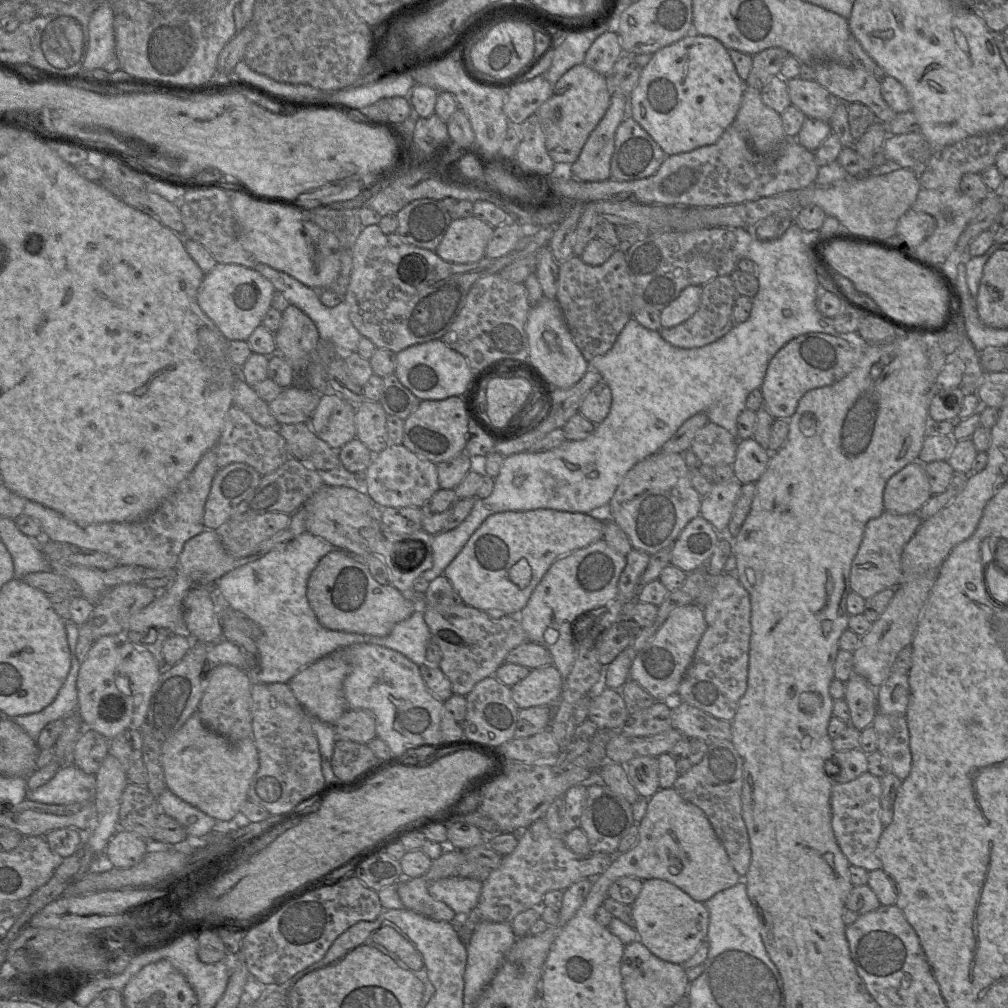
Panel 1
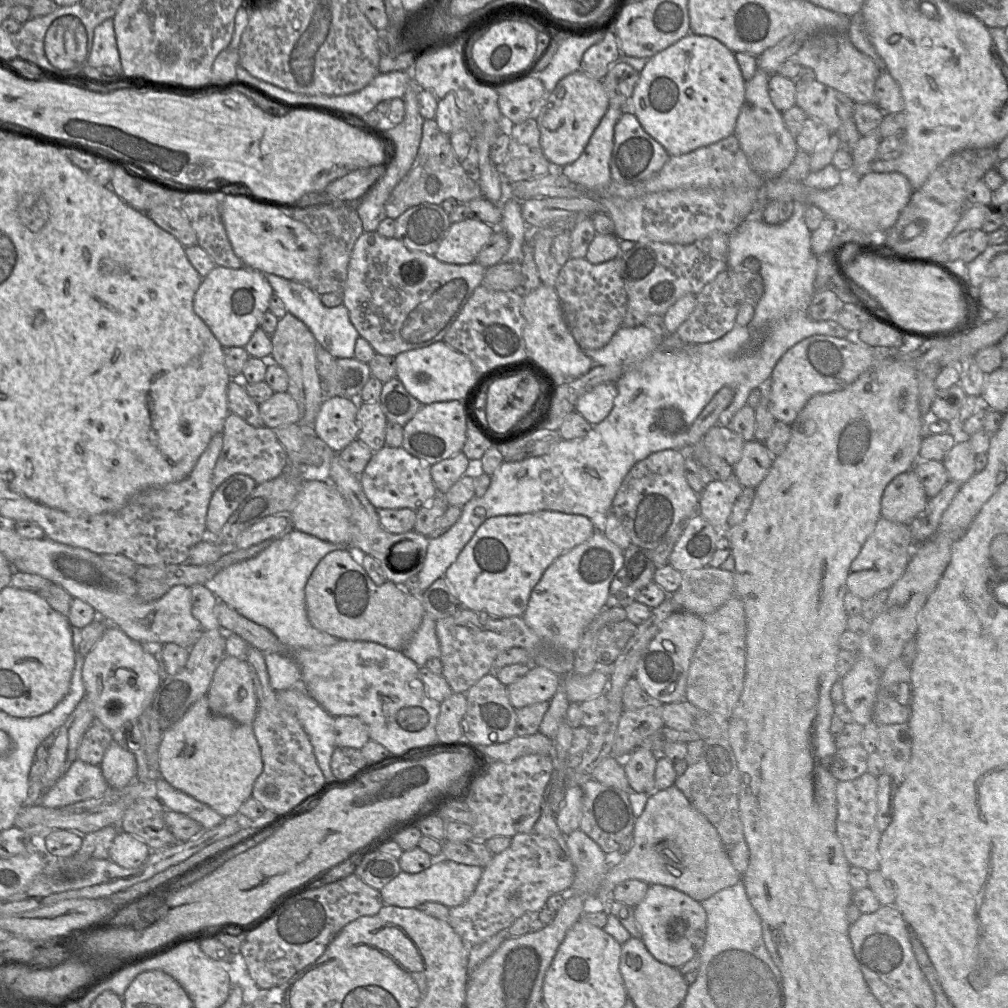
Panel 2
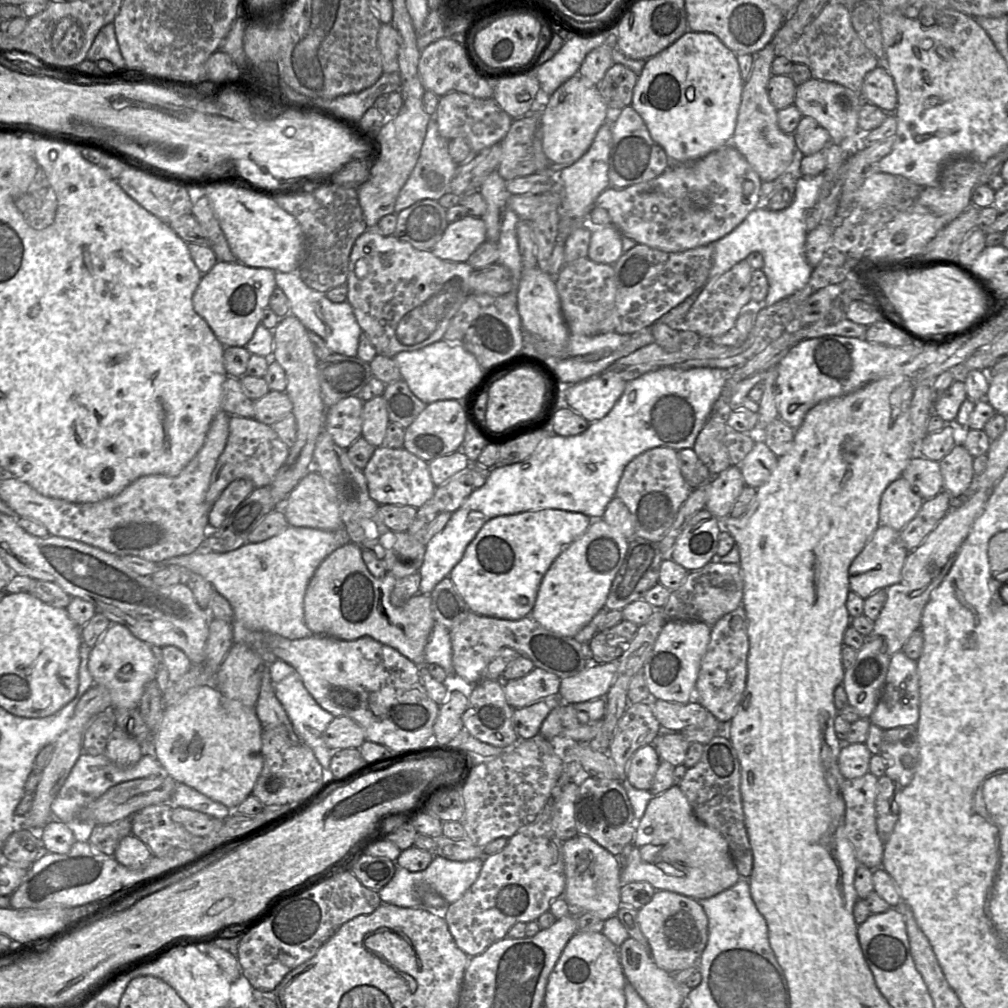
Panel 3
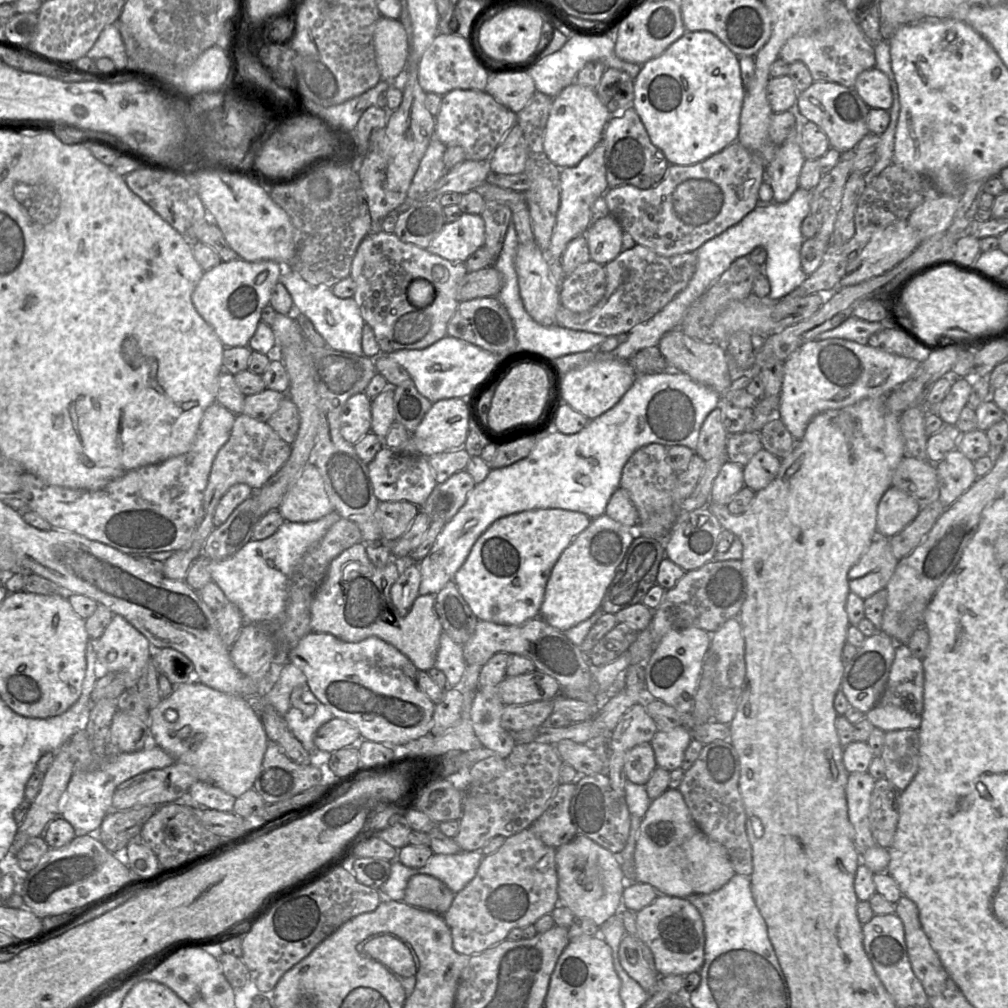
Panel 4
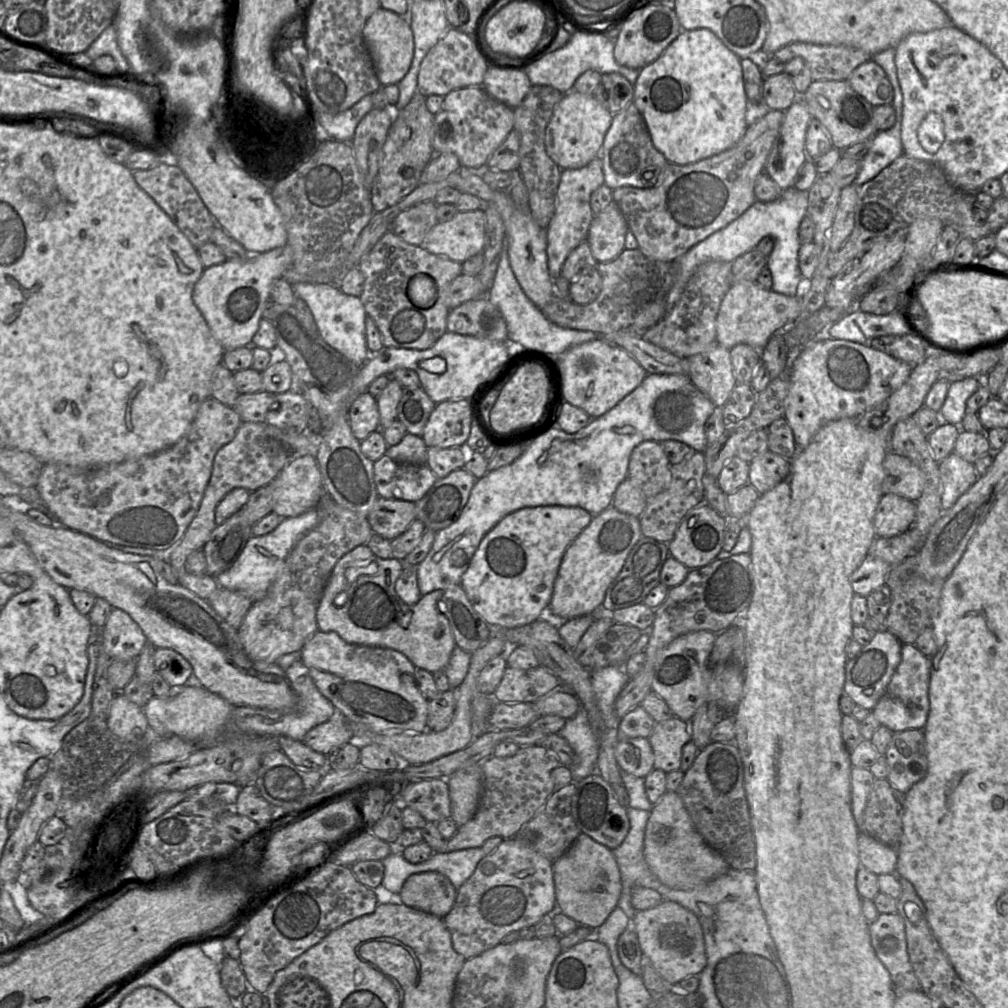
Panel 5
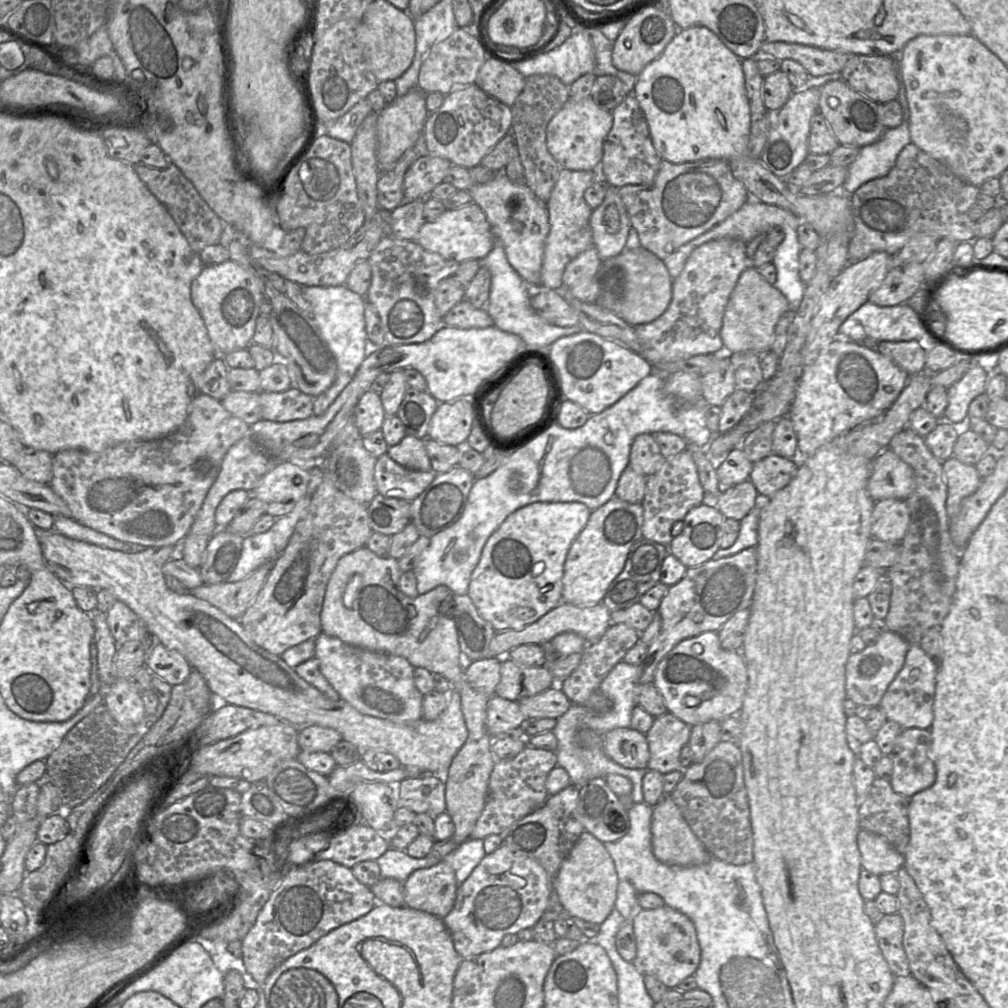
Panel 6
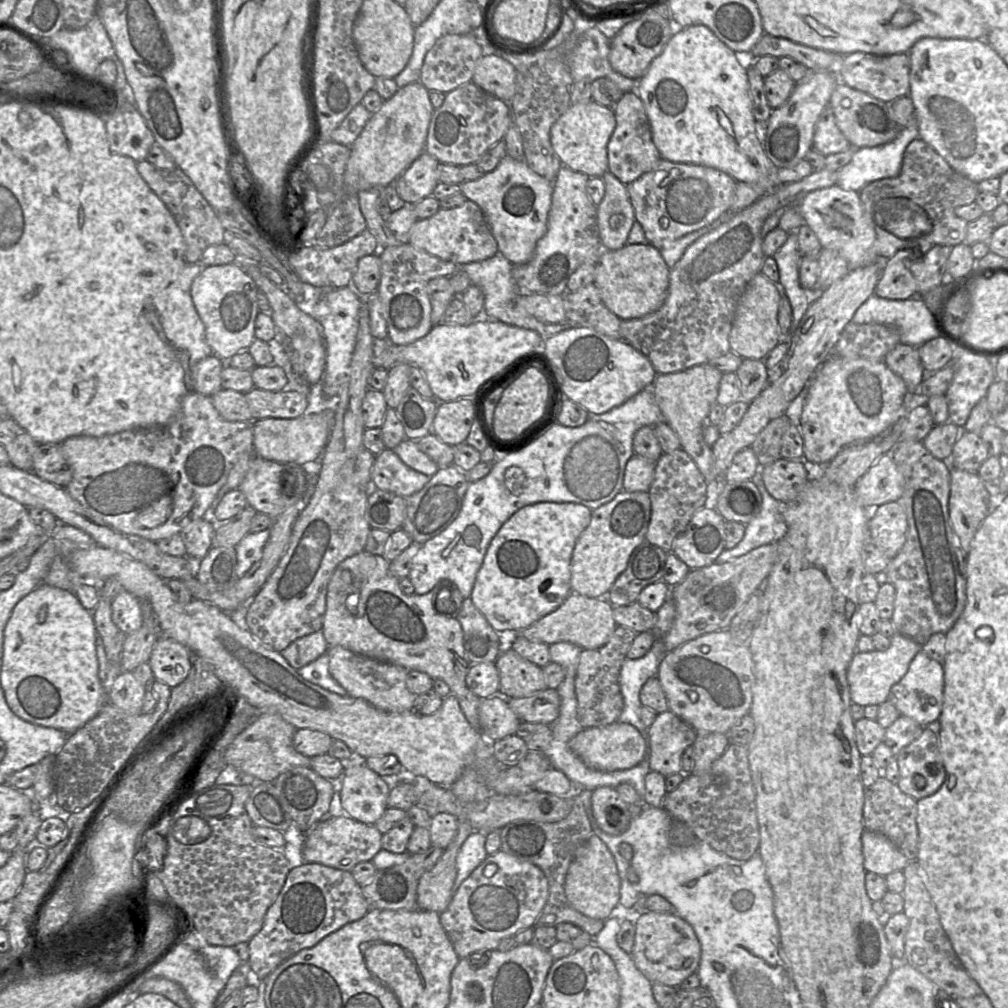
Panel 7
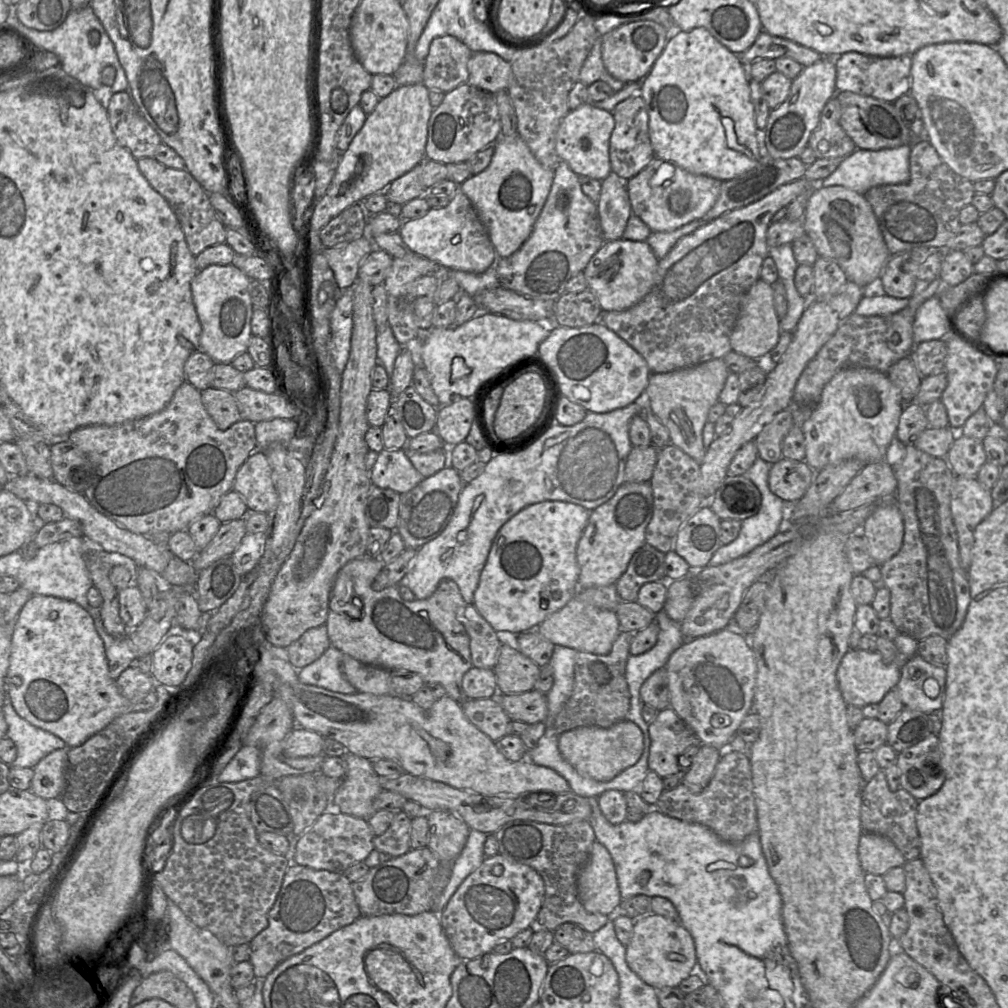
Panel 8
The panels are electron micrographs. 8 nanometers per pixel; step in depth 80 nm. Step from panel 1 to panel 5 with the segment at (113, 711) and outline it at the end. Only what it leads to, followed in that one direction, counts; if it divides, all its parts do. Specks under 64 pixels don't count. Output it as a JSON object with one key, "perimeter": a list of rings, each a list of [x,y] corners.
{"perimeter":[[[119,608],[112,609],[100,634],[101,647],[110,660],[137,659],[148,642],[141,627],[127,612]]]}

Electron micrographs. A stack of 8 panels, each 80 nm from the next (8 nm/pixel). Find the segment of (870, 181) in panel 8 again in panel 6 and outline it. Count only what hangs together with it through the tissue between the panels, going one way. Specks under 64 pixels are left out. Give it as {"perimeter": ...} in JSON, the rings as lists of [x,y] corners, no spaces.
{"perimeter":[[[893,53],[888,56],[894,58],[898,69],[899,93],[896,98],[903,110],[903,121],[896,128],[886,129],[883,135],[874,143],[866,145],[860,149],[857,158],[848,166],[848,176],[842,186],[842,192],[852,195],[860,186],[873,179],[881,178],[891,171],[894,167],[897,157],[902,149],[911,143],[909,132],[909,106],[906,99],[906,89],[901,74],[899,73],[899,53]]]}

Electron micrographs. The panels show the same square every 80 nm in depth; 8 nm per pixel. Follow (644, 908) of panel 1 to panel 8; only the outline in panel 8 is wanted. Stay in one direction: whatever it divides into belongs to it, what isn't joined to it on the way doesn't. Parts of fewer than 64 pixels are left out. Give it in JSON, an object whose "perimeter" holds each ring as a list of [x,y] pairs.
{"perimeter":[[[645,915],[633,920],[633,934],[626,946],[626,962],[629,968],[657,990],[678,987],[697,968],[695,943],[690,932],[679,921],[662,915]]]}

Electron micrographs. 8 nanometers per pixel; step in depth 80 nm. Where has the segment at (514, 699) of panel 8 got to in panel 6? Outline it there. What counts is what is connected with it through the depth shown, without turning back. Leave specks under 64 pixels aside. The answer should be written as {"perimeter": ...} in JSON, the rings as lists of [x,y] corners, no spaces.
{"perimeter":[[[555,684],[539,694],[522,698],[516,702],[519,703],[526,719],[558,719],[564,715],[572,705],[571,701],[559,688],[559,684]]]}

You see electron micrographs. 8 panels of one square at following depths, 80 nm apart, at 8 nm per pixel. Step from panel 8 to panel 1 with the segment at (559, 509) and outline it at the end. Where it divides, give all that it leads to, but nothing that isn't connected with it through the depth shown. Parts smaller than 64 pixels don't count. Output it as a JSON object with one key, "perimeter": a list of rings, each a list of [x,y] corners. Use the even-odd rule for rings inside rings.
{"perimeter":[[[552,509],[495,513],[472,534],[443,575],[465,605],[486,613],[518,616],[552,563],[563,555],[602,540],[604,526],[605,523],[588,513]],[[520,559],[525,559],[532,571],[531,581],[524,588],[509,579],[509,569]]]}

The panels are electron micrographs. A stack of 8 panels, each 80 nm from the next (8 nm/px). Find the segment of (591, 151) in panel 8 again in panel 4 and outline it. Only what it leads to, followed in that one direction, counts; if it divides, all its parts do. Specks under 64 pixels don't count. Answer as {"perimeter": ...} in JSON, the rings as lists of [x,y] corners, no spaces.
{"perimeter":[[[573,82],[552,100],[544,131],[543,148],[550,161],[559,168],[574,167],[602,140],[612,114],[600,101],[595,88]]]}

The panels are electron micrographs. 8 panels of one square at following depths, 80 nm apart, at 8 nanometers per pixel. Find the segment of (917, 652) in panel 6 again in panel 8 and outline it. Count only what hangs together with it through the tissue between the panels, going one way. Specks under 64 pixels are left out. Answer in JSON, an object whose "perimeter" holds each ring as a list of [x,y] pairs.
{"perimeter":[[[914,655],[901,669],[896,690],[905,708],[926,714],[939,712],[945,693],[946,669]]]}

